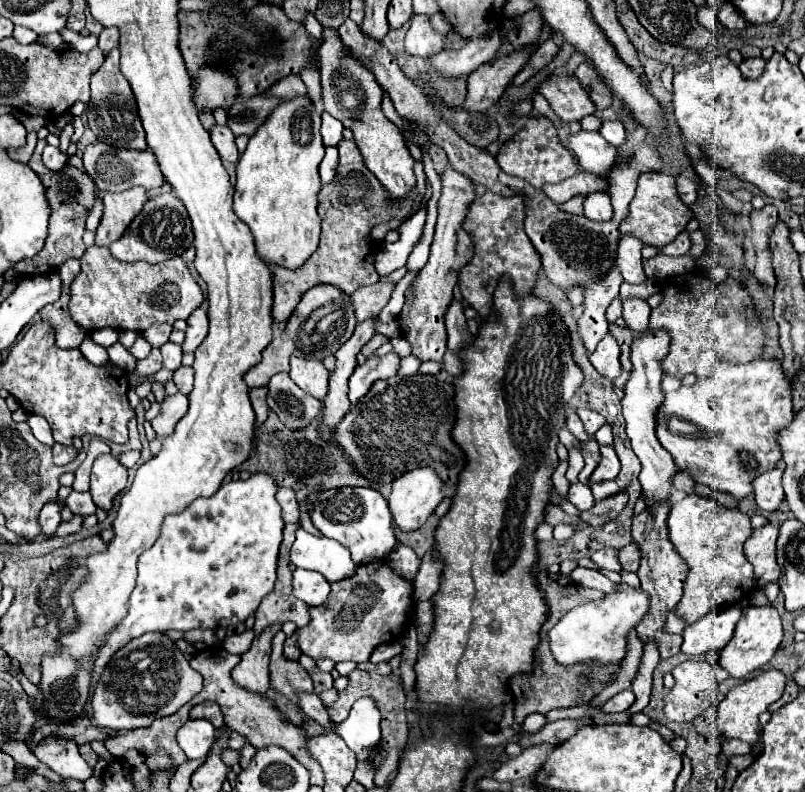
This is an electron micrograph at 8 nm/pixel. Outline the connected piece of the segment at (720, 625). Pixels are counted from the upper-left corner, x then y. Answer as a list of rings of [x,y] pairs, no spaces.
[[[723,608],[723,612],[709,612],[705,618],[683,630],[681,650],[691,656],[721,652],[725,644],[731,642],[741,612],[741,608]]]

